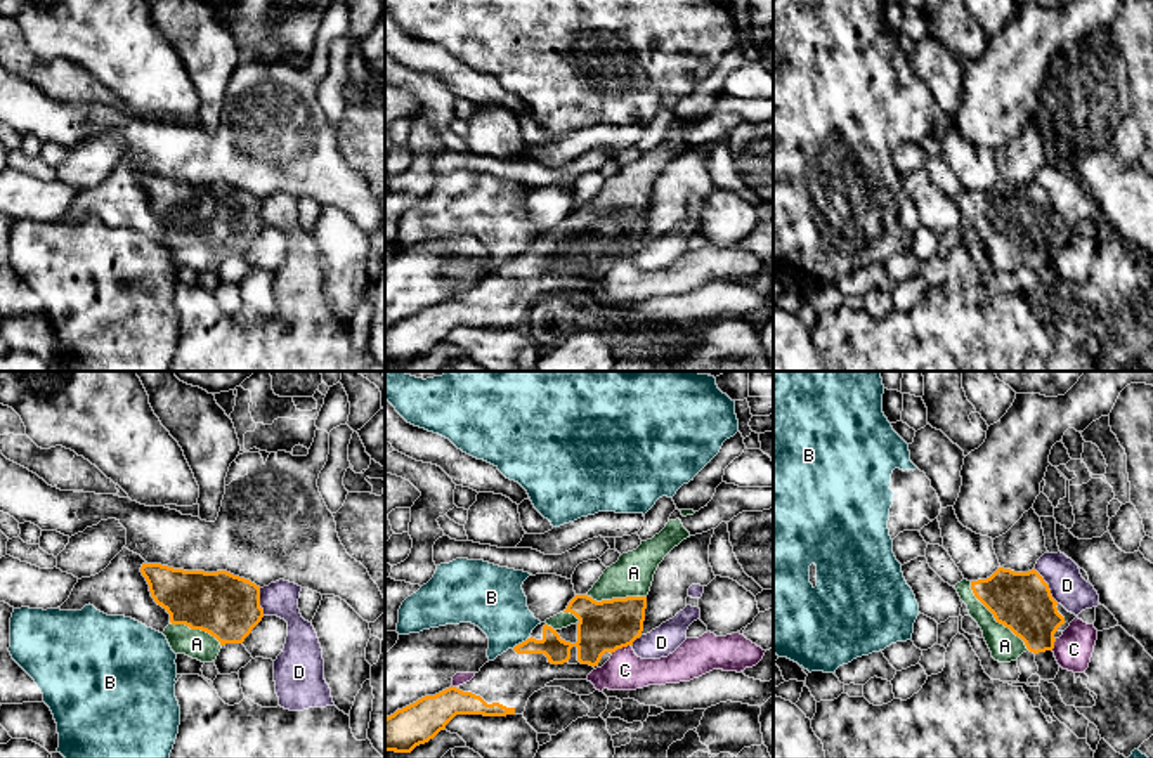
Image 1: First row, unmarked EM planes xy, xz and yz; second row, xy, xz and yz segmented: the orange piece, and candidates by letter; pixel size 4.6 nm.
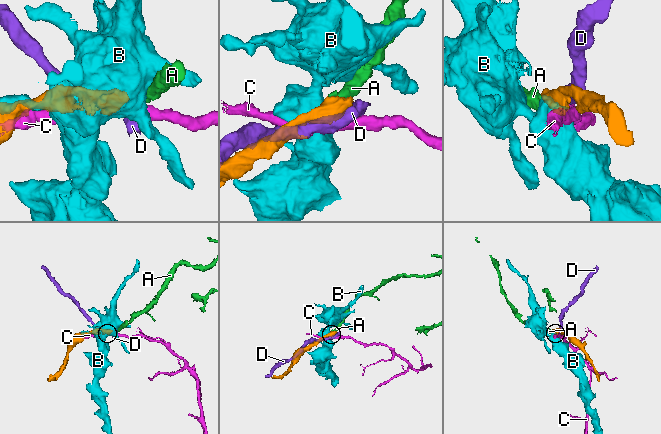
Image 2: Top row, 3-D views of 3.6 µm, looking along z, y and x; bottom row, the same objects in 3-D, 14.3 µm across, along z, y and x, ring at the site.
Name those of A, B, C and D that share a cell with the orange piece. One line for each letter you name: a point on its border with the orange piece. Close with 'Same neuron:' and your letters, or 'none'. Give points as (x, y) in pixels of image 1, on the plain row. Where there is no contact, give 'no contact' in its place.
A: meets orange in yz at (994, 228)
Same neuron: A

